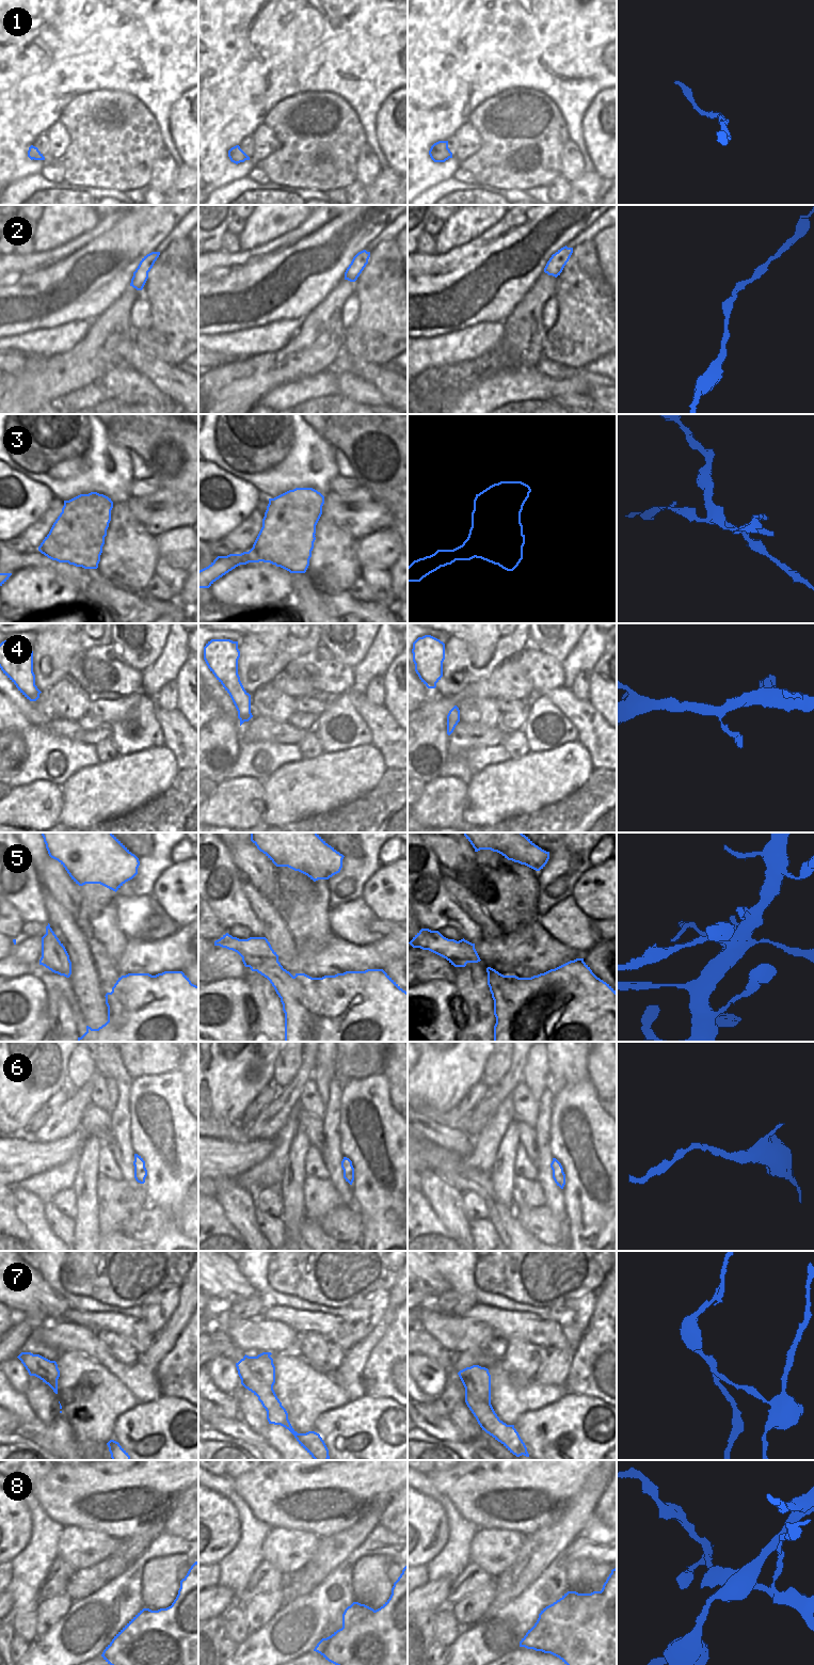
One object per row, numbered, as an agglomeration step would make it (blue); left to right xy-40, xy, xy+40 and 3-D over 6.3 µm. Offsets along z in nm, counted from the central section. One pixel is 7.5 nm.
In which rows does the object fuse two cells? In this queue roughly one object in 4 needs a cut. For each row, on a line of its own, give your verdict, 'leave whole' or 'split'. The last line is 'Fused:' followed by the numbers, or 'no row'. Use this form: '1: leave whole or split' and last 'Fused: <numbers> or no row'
1: leave whole
2: leave whole
3: split
4: leave whole
5: split
6: leave whole
7: split
8: split
Fused: 3, 5, 7, 8

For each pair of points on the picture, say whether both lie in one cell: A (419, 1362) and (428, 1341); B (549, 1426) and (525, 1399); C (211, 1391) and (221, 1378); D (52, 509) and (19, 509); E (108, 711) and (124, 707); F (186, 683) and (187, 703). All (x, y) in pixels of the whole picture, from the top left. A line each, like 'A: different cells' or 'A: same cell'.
A: different cells
B: different cells
C: different cells
D: different cells
E: same cell
F: same cell

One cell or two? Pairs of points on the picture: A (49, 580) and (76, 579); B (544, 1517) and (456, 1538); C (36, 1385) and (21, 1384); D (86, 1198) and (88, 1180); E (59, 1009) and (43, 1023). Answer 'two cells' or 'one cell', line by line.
A: two cells
B: two cells
C: two cells
D: one cell
E: two cells

